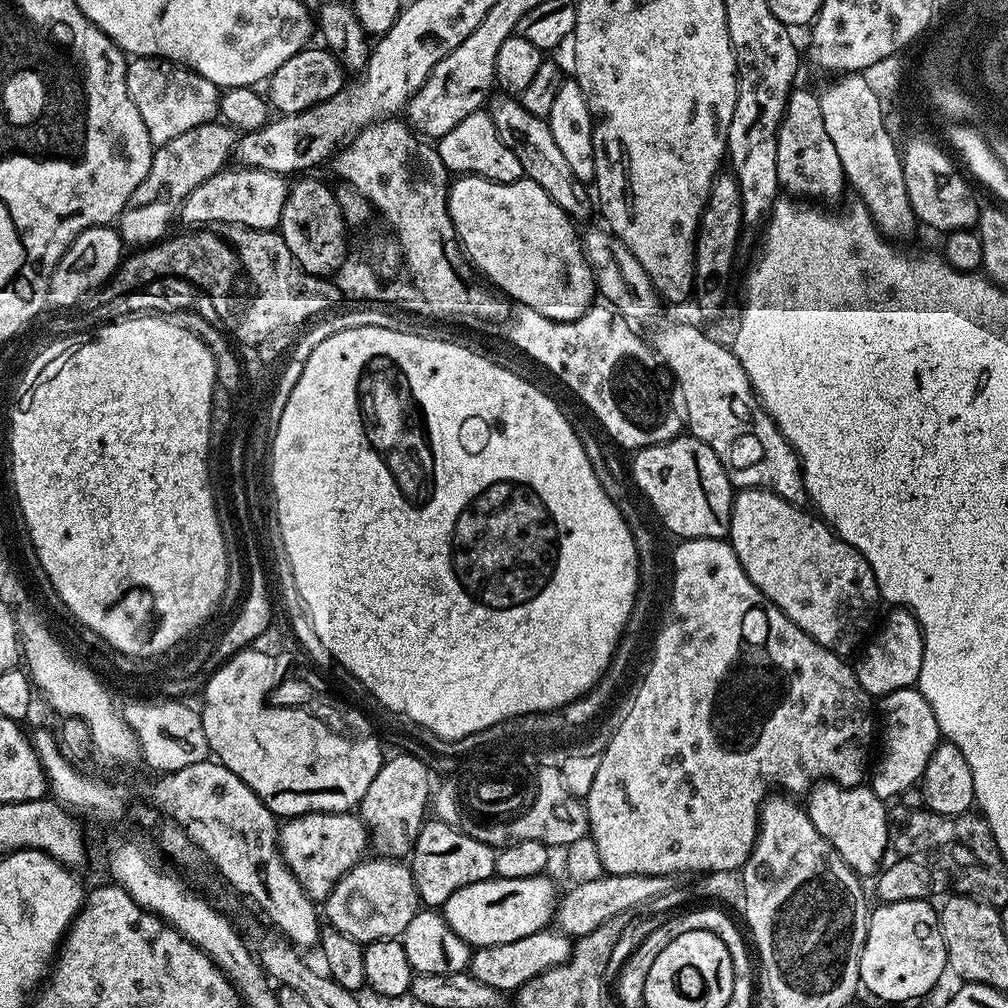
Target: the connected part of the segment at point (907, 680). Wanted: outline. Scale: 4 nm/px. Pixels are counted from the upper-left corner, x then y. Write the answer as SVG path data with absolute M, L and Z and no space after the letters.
M903 606L893 607L891 611L892 613L885 620L883 617L879 621L874 635L867 641L868 649L866 644L863 651L859 653L860 661L855 661L854 664L862 690L866 690L873 698L885 696L899 688L913 687L922 670L924 635L914 614Z

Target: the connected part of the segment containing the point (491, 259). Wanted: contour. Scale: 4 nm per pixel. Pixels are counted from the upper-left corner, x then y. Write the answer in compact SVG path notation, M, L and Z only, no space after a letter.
M460 174L448 185L448 209L456 237L473 269L481 272L485 276L481 277L509 301L538 310L538 314L551 320L576 320L592 307L598 293L578 232L576 236L577 225L573 217L565 214L562 206L558 206L558 202L554 202L554 198L550 198L542 186L538 186L538 182L527 178L514 182L494 182L481 176Z

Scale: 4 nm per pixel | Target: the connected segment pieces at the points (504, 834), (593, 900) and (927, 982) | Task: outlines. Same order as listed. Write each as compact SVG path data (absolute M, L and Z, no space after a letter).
M556 766L541 767L537 774L536 797L524 812L514 816L512 820L485 823L465 823L463 830L466 834L478 838L478 842L486 842L486 846L497 850L514 842L542 842L550 850L564 850L569 844L589 835L588 811L584 809L584 801L566 790L562 774Z
M603 874L590 882L573 883L569 892L559 897L556 905L554 924L559 931L569 938L579 938L590 934L590 930L598 930L606 918L614 918L614 914L631 912L646 906L654 898L666 894L674 886L673 877L647 876L646 874Z
M907 900L906 902L877 903L868 917L868 933L862 946L860 959L860 983L863 991L885 1000L888 1004L904 1004L924 996L940 979L948 968L946 942L940 929L940 913L931 908L928 900Z

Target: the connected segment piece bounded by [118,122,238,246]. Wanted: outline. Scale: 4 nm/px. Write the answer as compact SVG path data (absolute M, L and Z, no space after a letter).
M209 122L170 138L153 151L150 170L146 178L130 194L128 204L120 211L118 231L120 239L128 246L145 246L161 241L169 235L172 220L177 219L184 199L206 178L223 172L233 155L238 139L237 129L223 122Z

